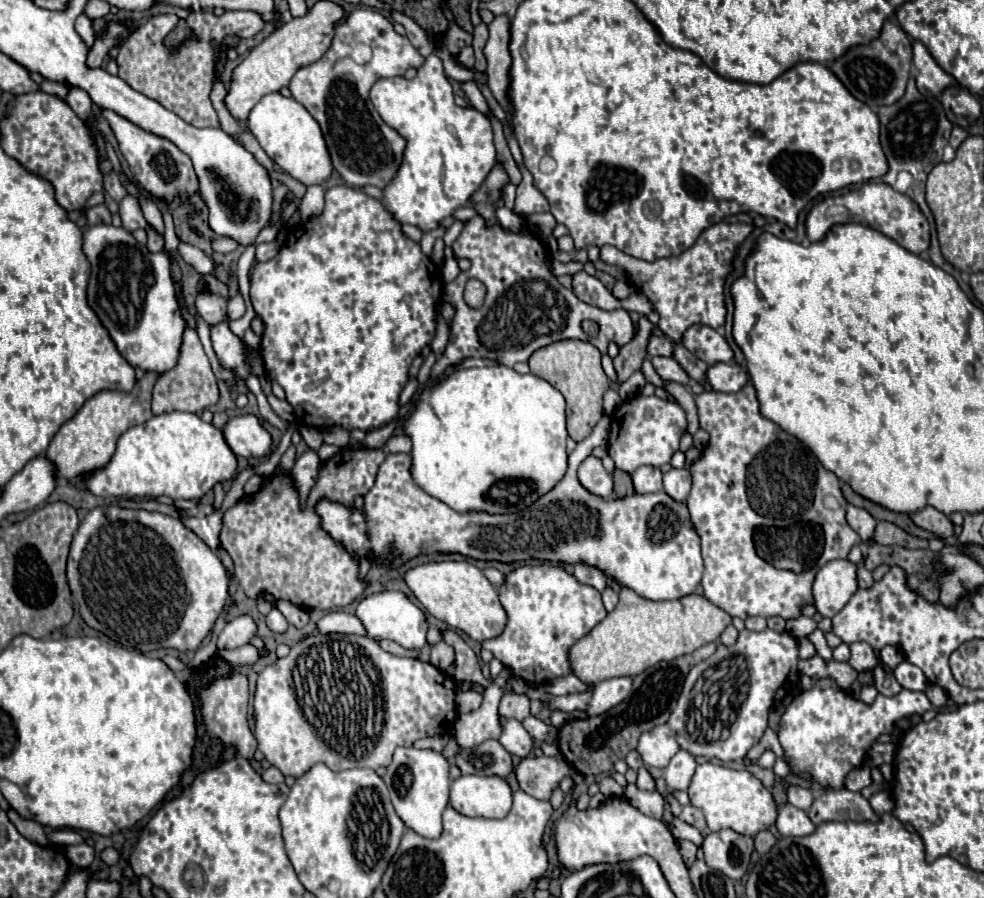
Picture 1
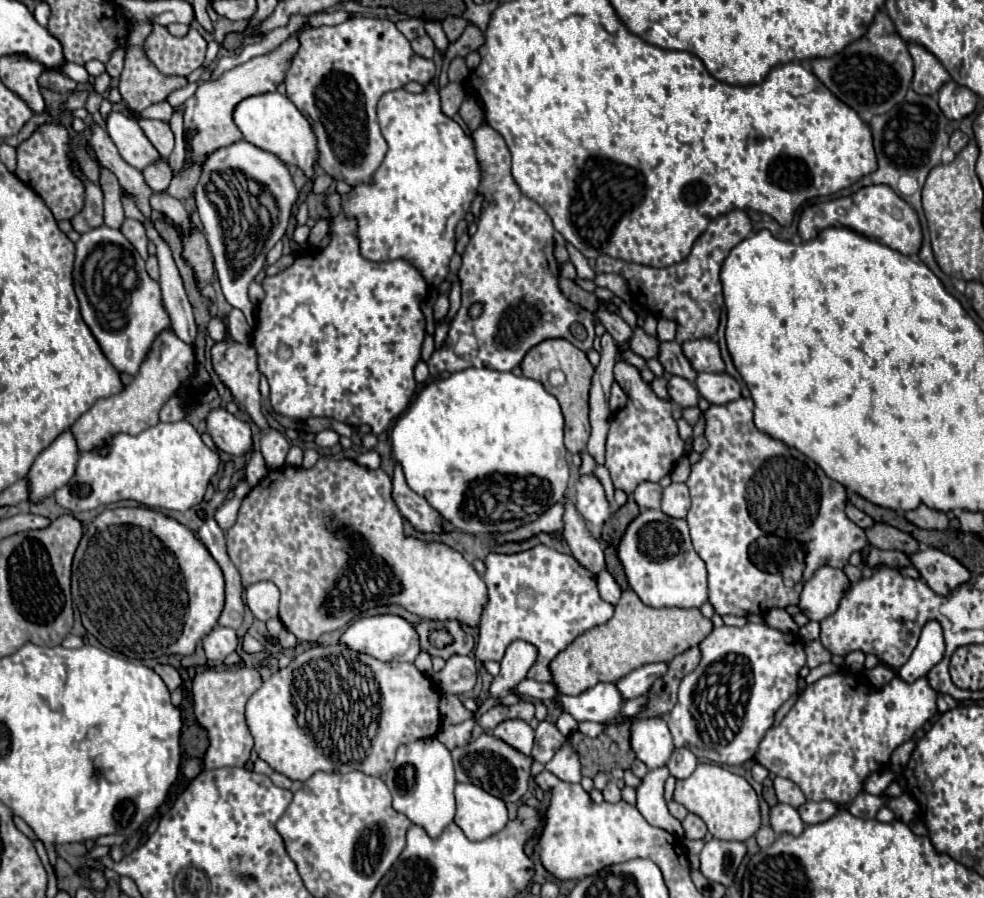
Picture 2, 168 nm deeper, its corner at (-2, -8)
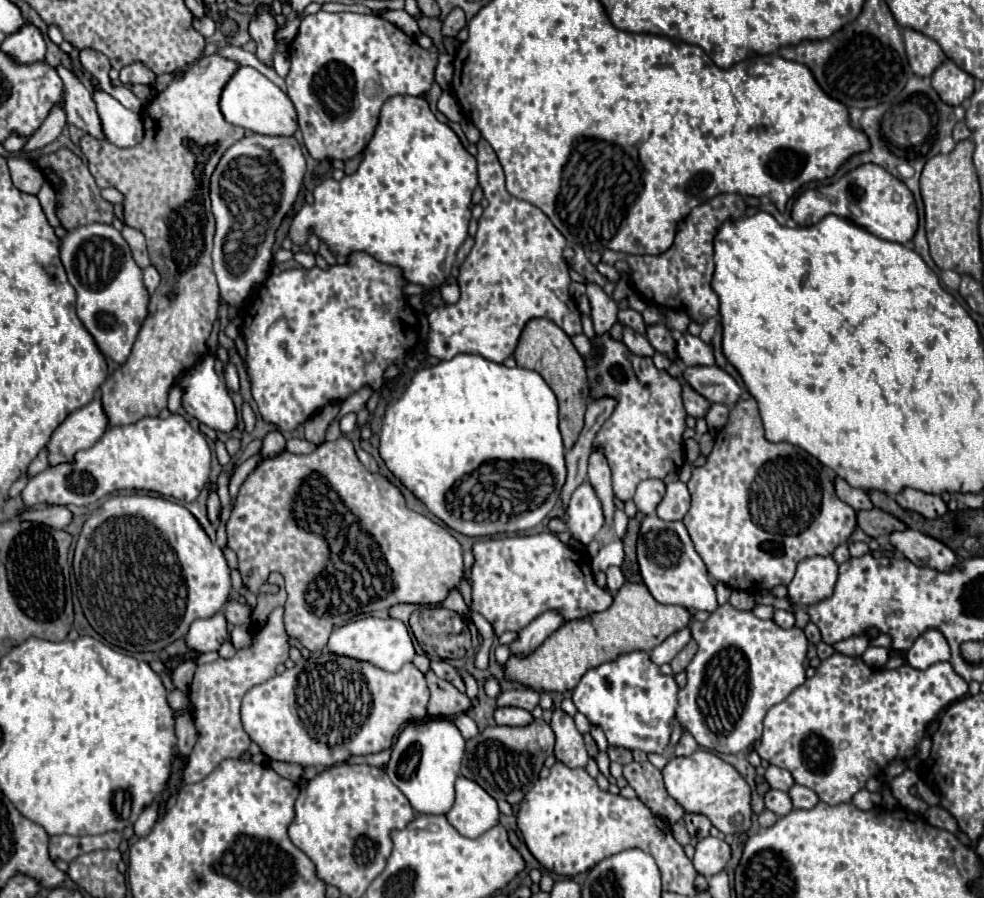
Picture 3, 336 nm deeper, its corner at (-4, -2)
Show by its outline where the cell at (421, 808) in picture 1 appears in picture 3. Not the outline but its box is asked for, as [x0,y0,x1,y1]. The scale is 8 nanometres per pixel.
[386,718,466,814]

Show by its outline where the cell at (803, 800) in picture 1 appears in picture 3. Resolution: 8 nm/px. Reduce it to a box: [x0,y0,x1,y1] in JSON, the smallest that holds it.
[764,766,794,792]

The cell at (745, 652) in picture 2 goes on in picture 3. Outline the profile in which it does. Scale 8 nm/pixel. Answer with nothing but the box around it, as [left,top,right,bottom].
[676,604,808,754]

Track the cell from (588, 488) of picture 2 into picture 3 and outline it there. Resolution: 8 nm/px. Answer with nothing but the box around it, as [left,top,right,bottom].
[548,482,604,544]

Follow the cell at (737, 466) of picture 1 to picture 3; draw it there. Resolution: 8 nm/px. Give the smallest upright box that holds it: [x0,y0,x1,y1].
[684,398,856,592]

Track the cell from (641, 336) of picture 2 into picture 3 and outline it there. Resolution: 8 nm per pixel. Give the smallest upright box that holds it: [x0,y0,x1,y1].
[618,308,646,334]

